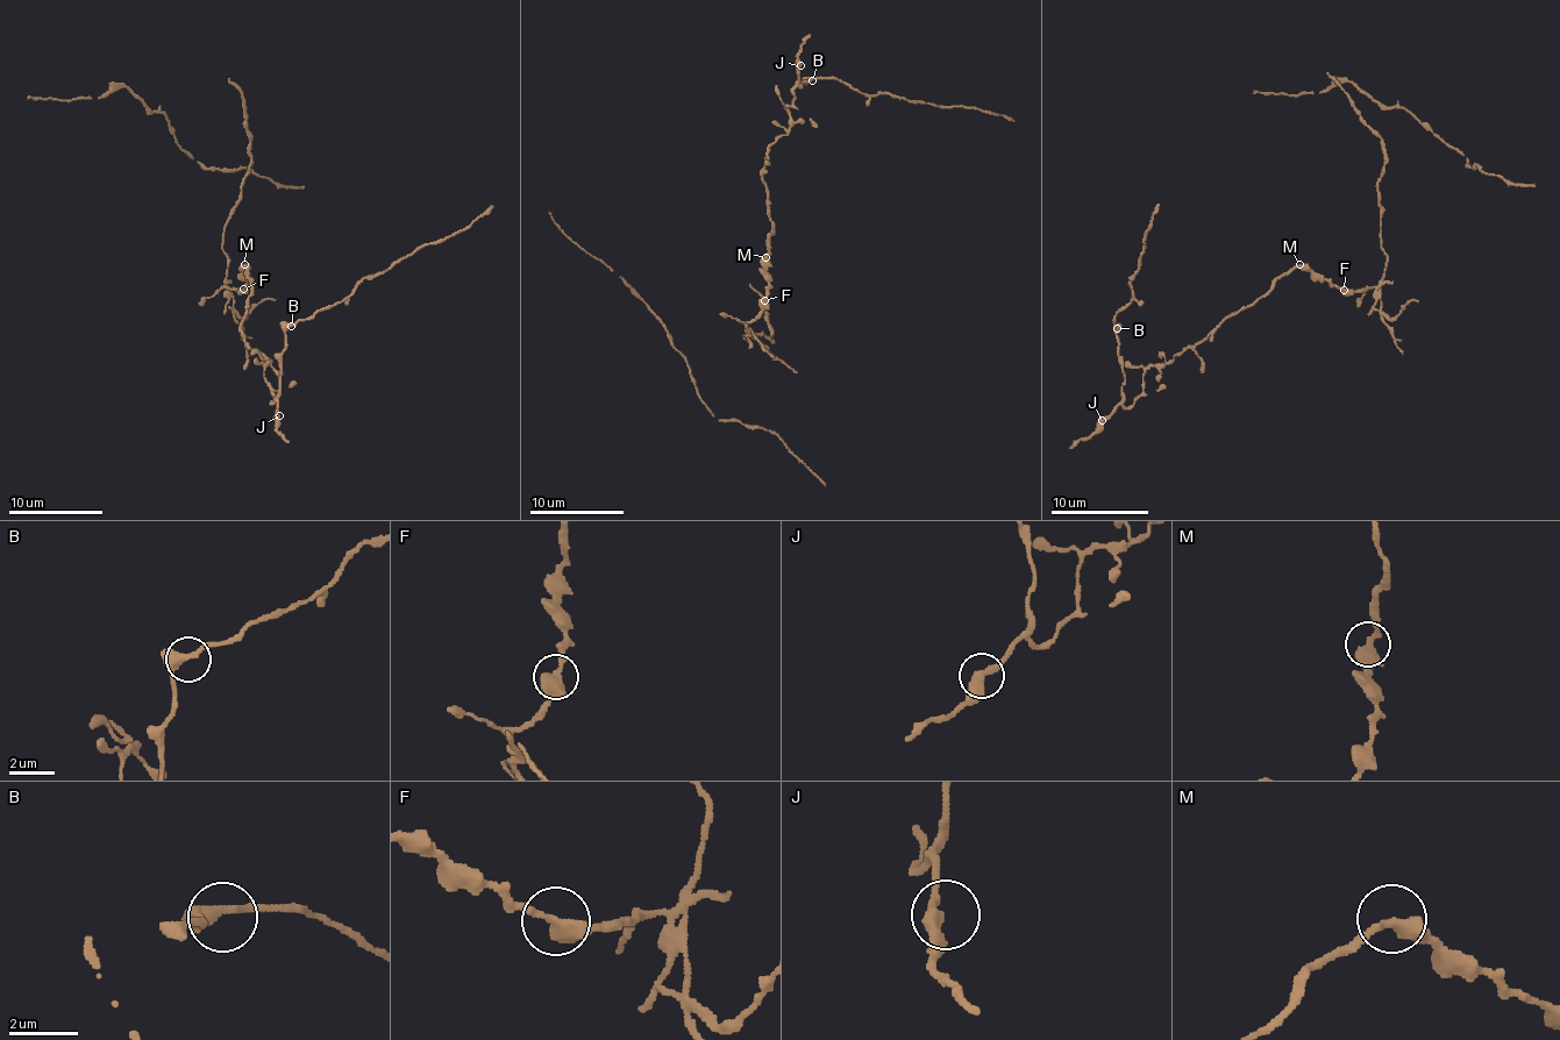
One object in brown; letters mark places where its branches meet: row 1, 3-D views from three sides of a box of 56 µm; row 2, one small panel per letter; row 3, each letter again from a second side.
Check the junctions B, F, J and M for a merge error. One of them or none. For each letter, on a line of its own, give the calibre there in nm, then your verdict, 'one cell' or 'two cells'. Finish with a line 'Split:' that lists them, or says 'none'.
B: 400 nm | one cell
F: 440 nm | two cells
J: 400 nm | one cell
M: 400 nm | one cell
Split: F

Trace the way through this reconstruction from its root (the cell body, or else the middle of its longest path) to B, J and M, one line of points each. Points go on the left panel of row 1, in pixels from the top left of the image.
B: (247, 278), (247, 266), (251, 292), (242, 335), (268, 358), (263, 378), (272, 404), (284, 333), (291, 326)
J: (247, 278), (247, 266), (251, 292), (242, 335), (251, 349), (268, 358), (263, 378), (279, 415)
M: (247, 278), (244, 264)

